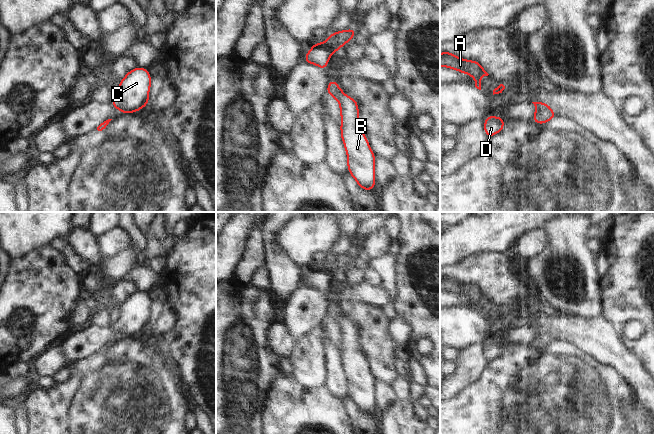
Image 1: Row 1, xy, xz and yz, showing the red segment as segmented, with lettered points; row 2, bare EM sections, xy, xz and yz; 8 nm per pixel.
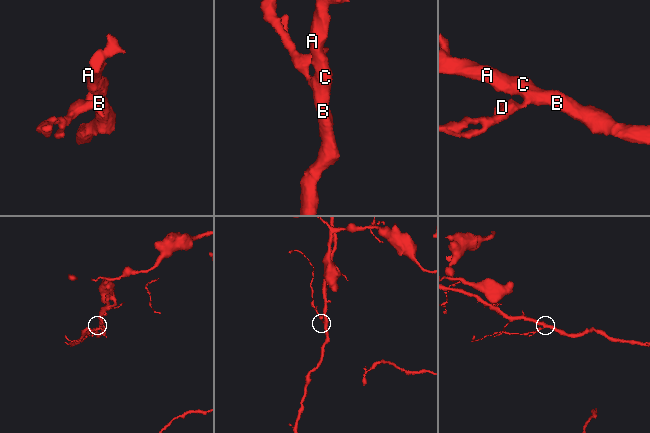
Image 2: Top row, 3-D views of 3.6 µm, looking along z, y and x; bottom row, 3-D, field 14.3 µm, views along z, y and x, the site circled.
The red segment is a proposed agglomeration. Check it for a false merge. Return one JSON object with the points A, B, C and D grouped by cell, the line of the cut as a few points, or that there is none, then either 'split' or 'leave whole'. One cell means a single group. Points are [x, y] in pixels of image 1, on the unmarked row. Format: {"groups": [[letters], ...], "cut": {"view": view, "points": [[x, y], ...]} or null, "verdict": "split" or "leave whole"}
{"groups": [["A", "B", "C", "D"]], "cut": null, "verdict": "leave whole"}

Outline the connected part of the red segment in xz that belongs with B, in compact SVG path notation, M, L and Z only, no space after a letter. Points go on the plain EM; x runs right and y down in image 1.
M335 303L327 309L327 319L333 320L340 330L341 363L347 377L347 391L350 399L363 414L375 411L375 377L361 353L358 326L347 320Z

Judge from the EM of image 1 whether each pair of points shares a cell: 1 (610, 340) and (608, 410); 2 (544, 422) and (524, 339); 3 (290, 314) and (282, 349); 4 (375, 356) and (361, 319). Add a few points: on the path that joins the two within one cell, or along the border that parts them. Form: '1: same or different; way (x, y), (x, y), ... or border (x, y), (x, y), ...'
1: different; border (588, 354), (598, 362), (610, 365), (626, 381)
2: different; border (504, 340), (514, 344), (530, 345)
3: different; border (281, 322), (287, 333), (295, 341)
4: same; way (375, 347), (373, 331), (370, 328)

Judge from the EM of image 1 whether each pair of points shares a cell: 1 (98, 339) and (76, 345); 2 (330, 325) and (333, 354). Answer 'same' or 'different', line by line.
1: same
2: different

